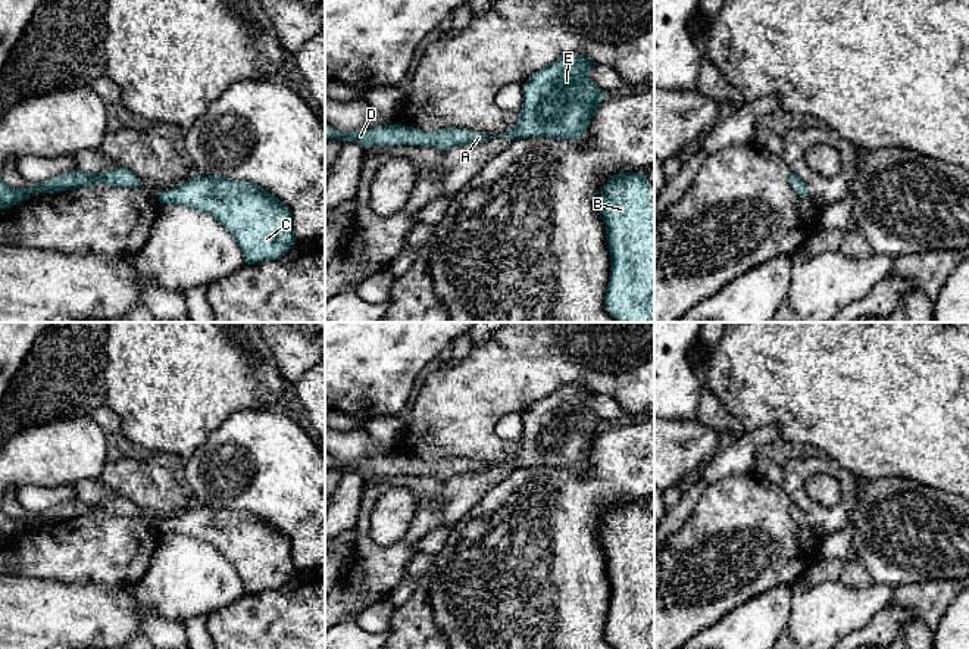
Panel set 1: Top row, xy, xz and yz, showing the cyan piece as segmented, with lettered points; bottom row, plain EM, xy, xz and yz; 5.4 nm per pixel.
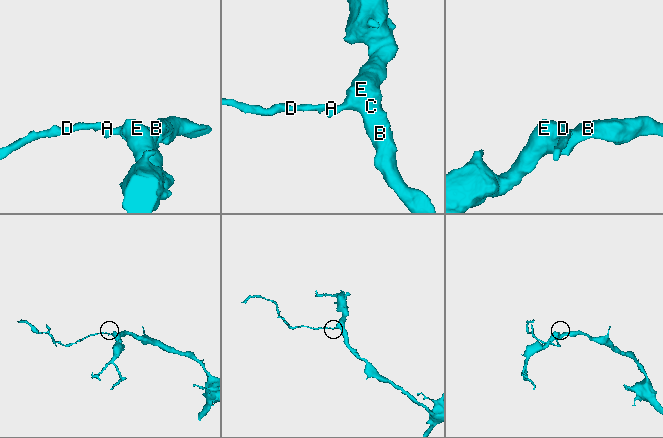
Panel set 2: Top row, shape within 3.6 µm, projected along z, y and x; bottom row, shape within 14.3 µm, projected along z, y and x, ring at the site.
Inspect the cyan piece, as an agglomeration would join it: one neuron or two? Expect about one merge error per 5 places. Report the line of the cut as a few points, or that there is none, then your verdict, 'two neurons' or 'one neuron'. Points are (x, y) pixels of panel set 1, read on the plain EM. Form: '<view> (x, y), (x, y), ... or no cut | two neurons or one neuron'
no cut | one neuron

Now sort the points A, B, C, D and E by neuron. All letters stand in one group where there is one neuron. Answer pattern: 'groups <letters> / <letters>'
groups A B C D E

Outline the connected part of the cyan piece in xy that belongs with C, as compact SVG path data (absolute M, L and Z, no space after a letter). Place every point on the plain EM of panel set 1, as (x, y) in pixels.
M191 506L157 527L162 534L182 534L215 546L234 565L248 595L278 589L296 572L290 537L248 511Z

